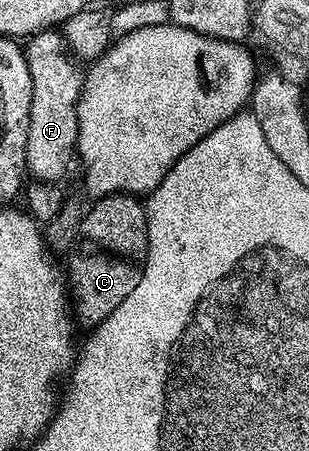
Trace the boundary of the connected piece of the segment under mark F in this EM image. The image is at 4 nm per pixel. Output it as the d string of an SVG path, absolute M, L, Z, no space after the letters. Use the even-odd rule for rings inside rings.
M58 29L40 30L30 35L25 53L31 73L32 100L29 108L27 170L32 179L58 183L66 176L71 158L77 154L77 103L83 91L84 71L69 53ZM79 69L81 69L79 71Z

